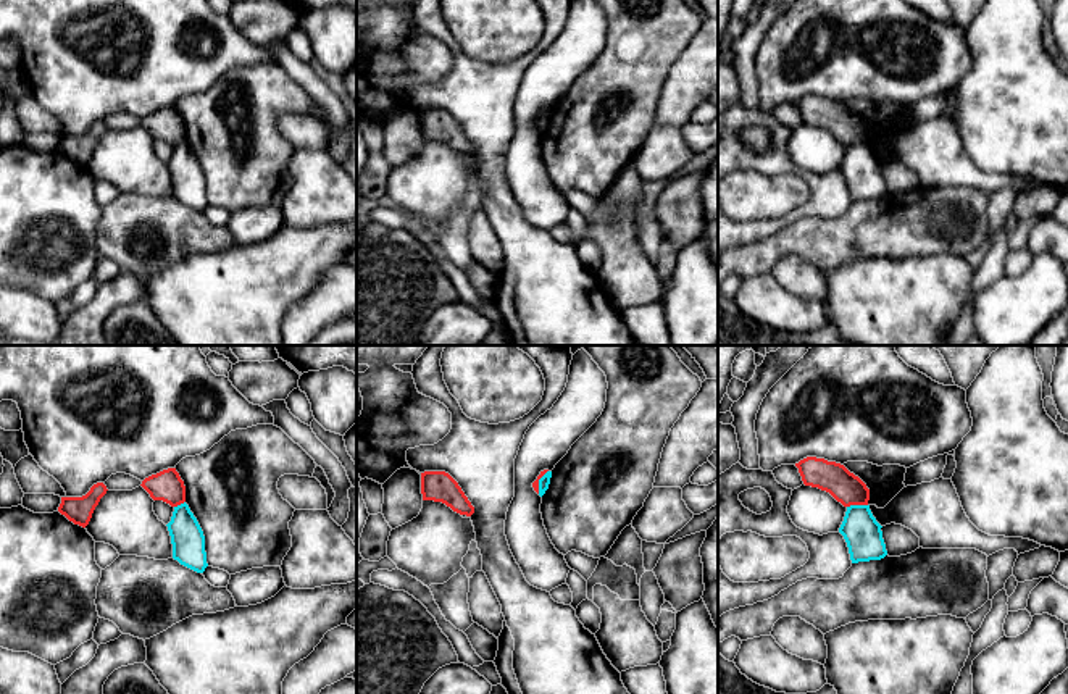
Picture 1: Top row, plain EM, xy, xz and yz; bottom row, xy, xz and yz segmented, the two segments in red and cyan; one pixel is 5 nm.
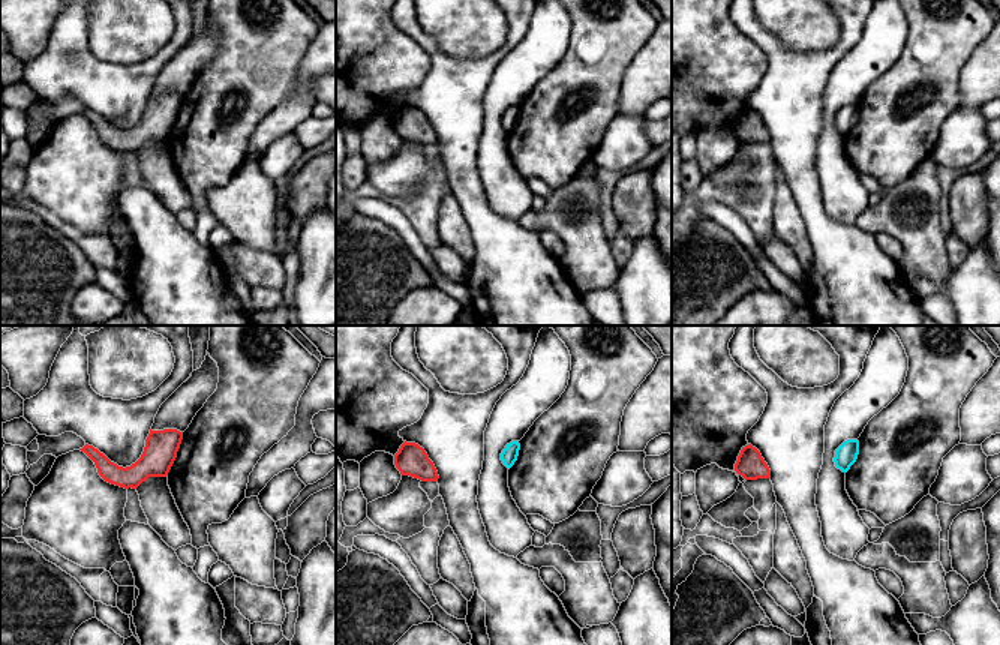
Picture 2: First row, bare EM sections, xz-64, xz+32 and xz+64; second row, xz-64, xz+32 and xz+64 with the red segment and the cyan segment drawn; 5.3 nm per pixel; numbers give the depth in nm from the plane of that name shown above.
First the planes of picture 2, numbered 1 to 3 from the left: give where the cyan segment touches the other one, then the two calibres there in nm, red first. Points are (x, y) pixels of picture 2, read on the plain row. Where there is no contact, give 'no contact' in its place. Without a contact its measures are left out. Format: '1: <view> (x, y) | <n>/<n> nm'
1: no contact
2: no contact
3: no contact

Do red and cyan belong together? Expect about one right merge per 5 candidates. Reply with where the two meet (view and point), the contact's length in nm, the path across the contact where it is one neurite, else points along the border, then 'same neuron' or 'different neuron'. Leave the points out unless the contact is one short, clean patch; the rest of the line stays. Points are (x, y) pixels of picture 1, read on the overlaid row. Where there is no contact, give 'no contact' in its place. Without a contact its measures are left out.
contact yz (857, 504); length 110 nm; different neuron

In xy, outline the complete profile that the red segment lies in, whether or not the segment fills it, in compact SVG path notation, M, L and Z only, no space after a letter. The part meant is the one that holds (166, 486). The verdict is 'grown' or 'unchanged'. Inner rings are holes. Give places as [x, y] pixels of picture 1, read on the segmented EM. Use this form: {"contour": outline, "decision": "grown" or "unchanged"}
{"contour": "M176 468L163 470L145 478L140 484L153 500L163 500L171 507L186 502L186 486Z", "decision": "unchanged"}

